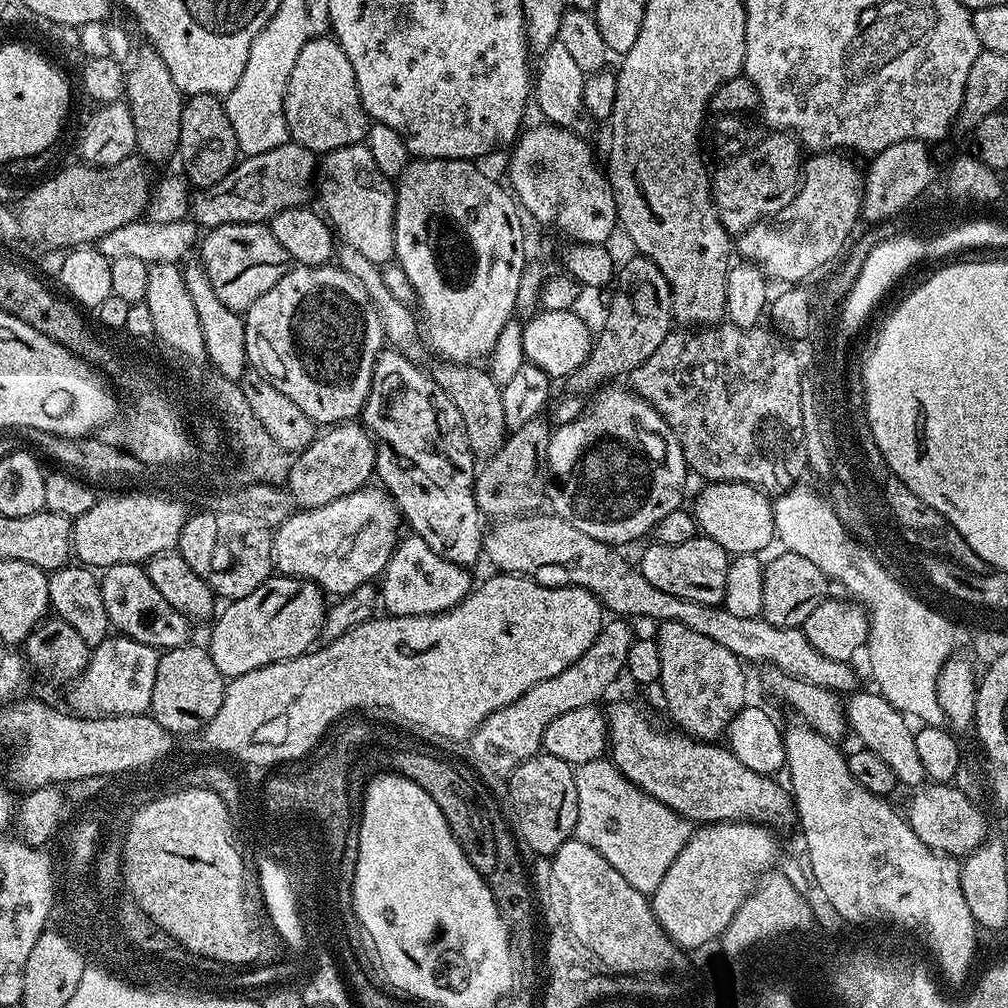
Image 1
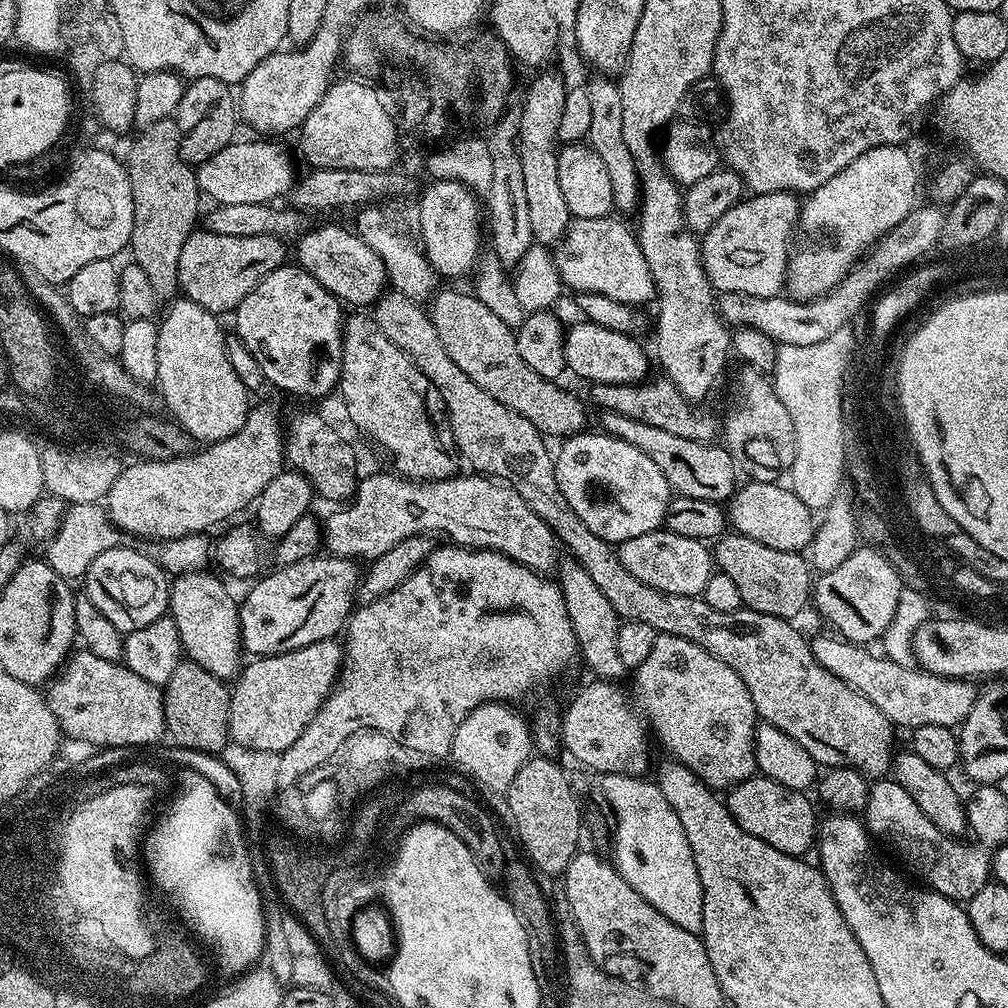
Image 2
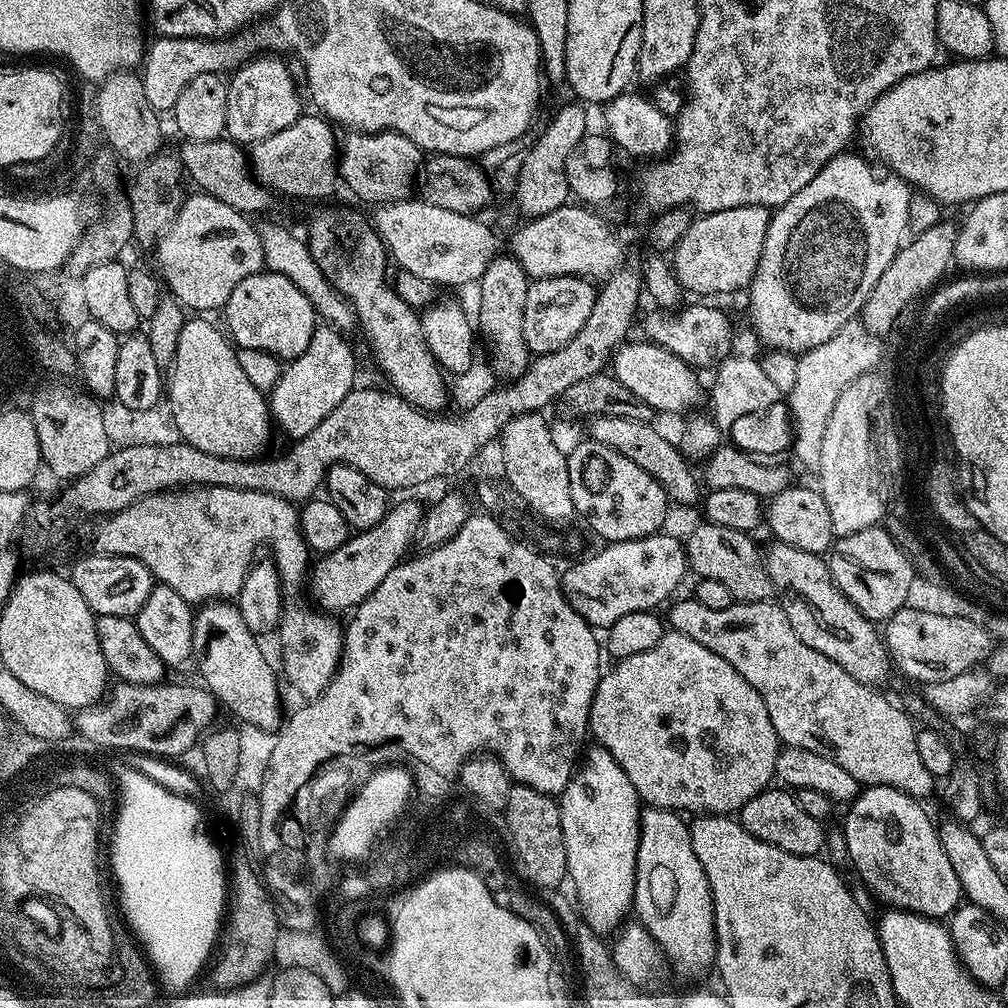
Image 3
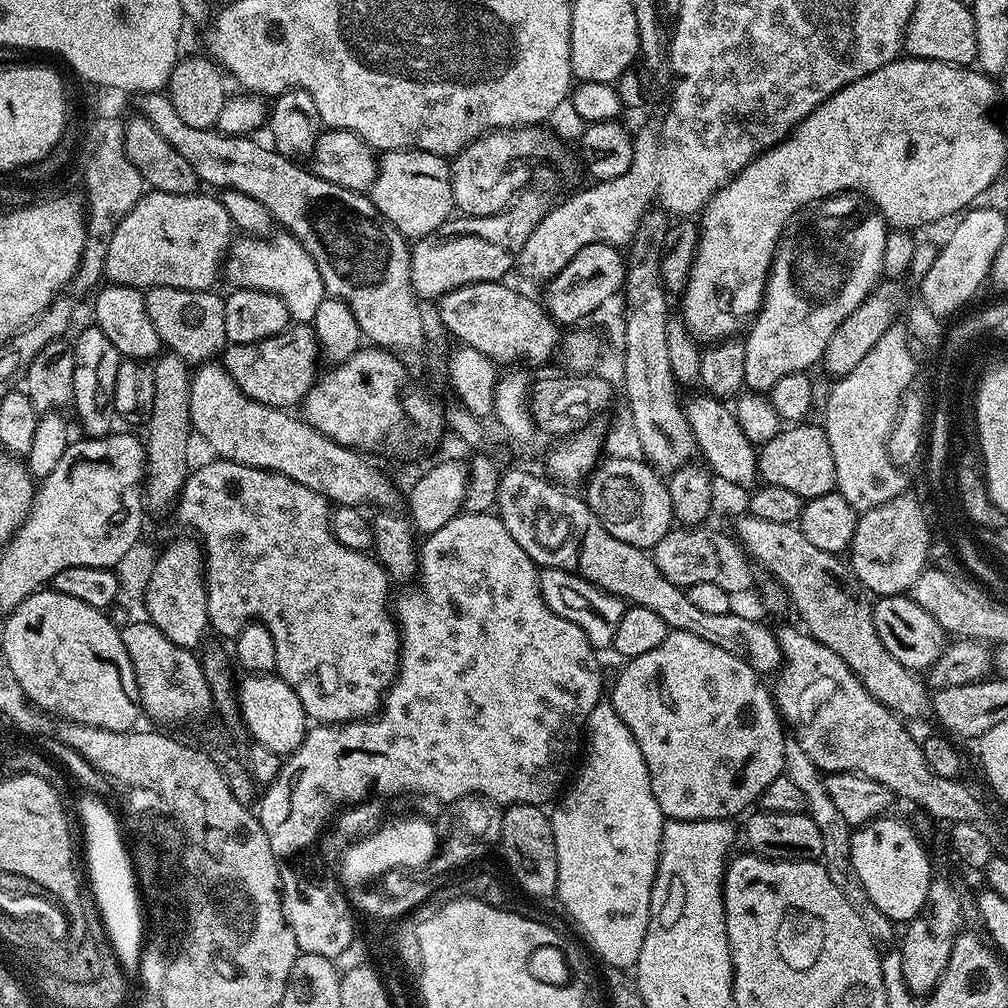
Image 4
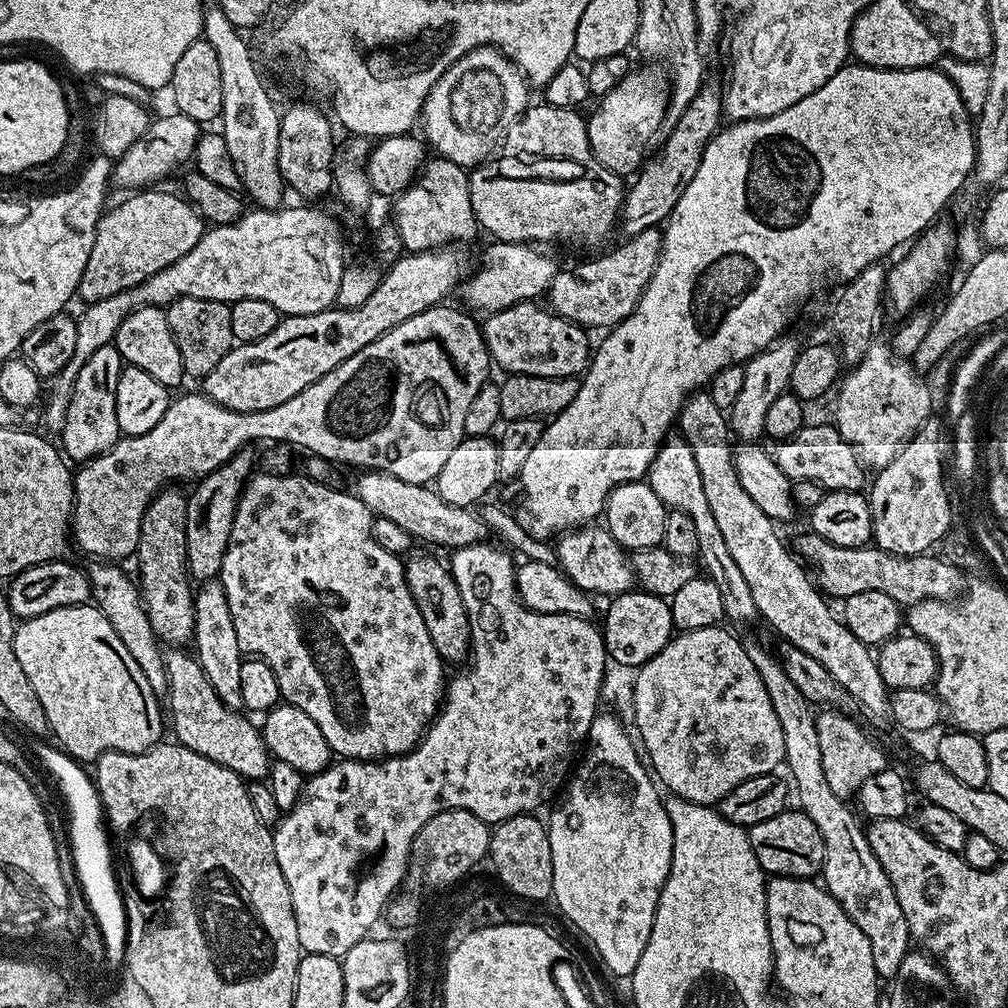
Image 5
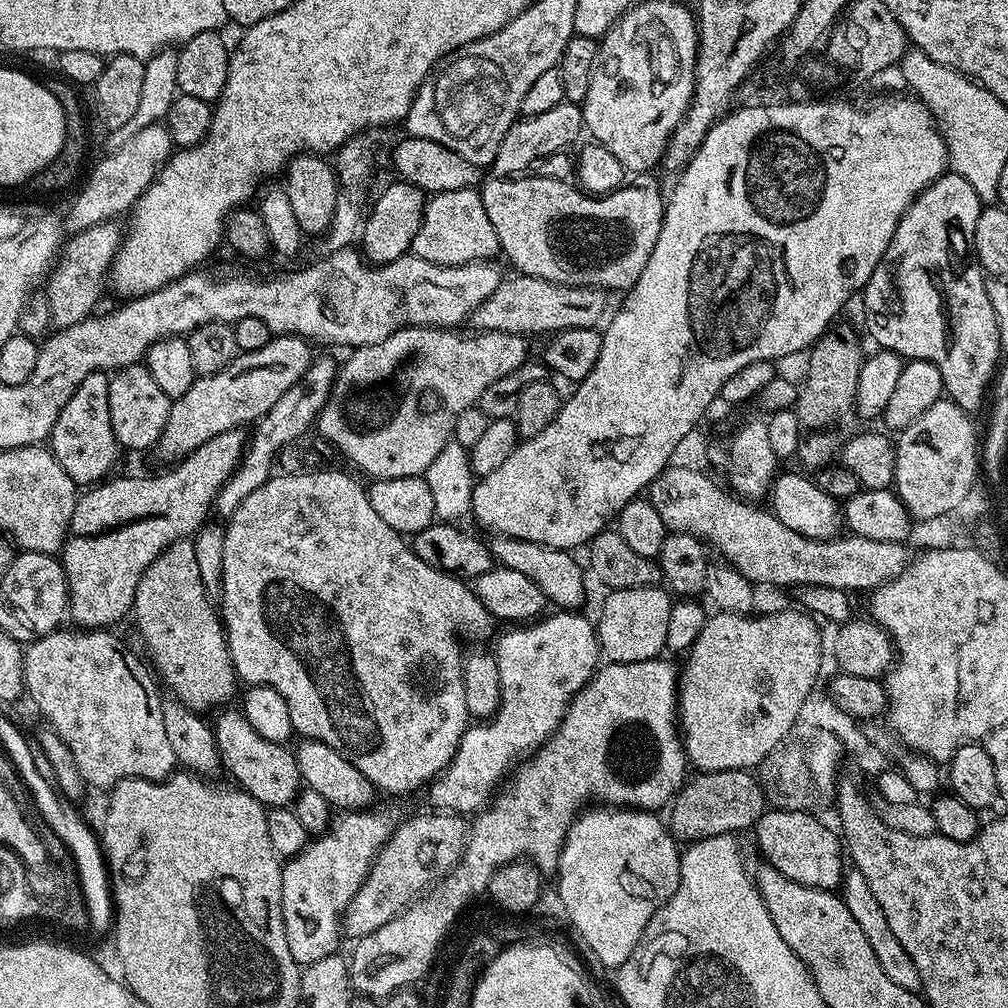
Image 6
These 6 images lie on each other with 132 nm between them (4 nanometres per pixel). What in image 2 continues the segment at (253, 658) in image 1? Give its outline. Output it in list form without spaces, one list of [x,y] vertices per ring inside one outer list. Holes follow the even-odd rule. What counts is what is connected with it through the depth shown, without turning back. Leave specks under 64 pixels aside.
[[[317,554],[277,569],[269,576],[261,575],[240,604],[240,639],[256,658],[277,656],[319,640],[333,639],[335,632],[347,625],[357,603],[356,589],[362,572],[353,561]]]

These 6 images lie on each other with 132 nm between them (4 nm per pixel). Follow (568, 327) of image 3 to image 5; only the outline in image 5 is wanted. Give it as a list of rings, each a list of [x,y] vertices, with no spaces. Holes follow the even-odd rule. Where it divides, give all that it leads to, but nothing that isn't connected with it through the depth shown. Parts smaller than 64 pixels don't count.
[[[701,87],[700,92],[694,94],[694,100],[686,106],[686,112],[682,114],[682,118],[674,126],[674,130],[670,130],[663,137],[664,149],[657,154],[654,160],[649,159],[647,163],[639,169],[638,175],[635,177],[636,185],[627,189],[624,198],[624,207],[622,209],[622,228],[624,224],[624,236],[631,238],[642,234],[642,230],[647,228],[655,228],[663,225],[667,221],[668,216],[674,210],[674,206],[678,202],[678,198],[682,198],[682,190],[686,190],[686,186],[690,182],[690,178],[694,178],[694,170],[698,170],[698,162],[704,153],[704,147],[712,141],[718,129],[721,127],[724,111],[724,97],[721,89]]]

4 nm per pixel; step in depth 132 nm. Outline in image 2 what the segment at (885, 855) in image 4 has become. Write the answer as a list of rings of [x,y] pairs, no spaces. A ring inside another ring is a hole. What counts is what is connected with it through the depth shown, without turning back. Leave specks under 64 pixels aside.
[[[894,778],[877,779],[869,787],[862,816],[869,833],[888,840],[907,866],[922,879],[919,881],[932,891],[964,904],[990,882],[992,849],[981,844],[960,844],[964,842],[938,830]]]

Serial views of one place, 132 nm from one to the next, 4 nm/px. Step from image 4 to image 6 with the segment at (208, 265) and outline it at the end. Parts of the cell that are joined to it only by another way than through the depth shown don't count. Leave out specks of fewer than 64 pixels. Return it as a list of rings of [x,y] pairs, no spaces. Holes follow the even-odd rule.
[[[109,222],[90,226],[90,230],[82,230],[67,237],[62,255],[46,277],[46,285],[48,284],[46,303],[50,310],[53,329],[74,326],[89,319],[97,311],[96,303],[99,302],[104,288],[106,292],[106,281],[112,271],[116,251],[120,248],[122,228],[118,225],[119,223]]]

